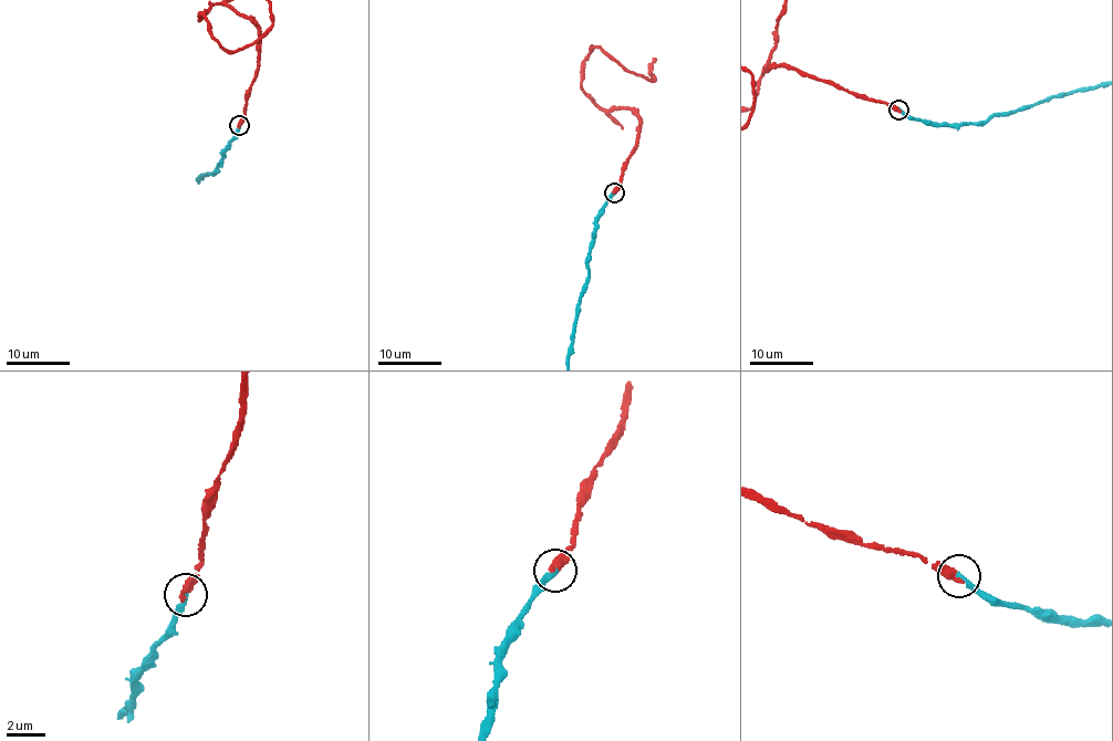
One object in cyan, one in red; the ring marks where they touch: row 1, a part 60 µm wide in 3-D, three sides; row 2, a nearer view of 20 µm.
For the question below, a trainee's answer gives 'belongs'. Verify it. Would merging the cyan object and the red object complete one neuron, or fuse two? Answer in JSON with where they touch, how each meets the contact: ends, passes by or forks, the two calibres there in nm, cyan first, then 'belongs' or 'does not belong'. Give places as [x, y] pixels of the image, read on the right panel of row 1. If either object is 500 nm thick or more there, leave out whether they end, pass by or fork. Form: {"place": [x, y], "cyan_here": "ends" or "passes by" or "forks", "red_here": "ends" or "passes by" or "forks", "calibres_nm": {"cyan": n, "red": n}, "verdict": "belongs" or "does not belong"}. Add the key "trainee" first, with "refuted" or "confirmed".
{"trainee": "confirmed", "place": [898, 110], "cyan_here": "ends", "red_here": "ends", "calibres_nm": {"cyan": 220, "red": 400}, "verdict": "belongs"}

